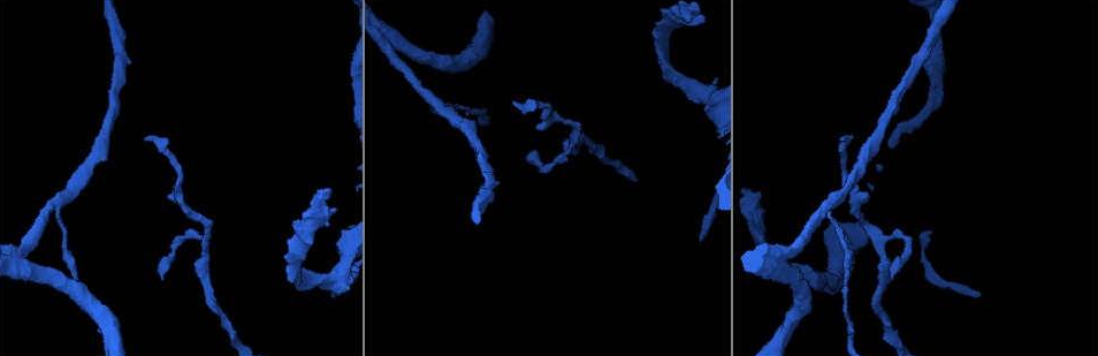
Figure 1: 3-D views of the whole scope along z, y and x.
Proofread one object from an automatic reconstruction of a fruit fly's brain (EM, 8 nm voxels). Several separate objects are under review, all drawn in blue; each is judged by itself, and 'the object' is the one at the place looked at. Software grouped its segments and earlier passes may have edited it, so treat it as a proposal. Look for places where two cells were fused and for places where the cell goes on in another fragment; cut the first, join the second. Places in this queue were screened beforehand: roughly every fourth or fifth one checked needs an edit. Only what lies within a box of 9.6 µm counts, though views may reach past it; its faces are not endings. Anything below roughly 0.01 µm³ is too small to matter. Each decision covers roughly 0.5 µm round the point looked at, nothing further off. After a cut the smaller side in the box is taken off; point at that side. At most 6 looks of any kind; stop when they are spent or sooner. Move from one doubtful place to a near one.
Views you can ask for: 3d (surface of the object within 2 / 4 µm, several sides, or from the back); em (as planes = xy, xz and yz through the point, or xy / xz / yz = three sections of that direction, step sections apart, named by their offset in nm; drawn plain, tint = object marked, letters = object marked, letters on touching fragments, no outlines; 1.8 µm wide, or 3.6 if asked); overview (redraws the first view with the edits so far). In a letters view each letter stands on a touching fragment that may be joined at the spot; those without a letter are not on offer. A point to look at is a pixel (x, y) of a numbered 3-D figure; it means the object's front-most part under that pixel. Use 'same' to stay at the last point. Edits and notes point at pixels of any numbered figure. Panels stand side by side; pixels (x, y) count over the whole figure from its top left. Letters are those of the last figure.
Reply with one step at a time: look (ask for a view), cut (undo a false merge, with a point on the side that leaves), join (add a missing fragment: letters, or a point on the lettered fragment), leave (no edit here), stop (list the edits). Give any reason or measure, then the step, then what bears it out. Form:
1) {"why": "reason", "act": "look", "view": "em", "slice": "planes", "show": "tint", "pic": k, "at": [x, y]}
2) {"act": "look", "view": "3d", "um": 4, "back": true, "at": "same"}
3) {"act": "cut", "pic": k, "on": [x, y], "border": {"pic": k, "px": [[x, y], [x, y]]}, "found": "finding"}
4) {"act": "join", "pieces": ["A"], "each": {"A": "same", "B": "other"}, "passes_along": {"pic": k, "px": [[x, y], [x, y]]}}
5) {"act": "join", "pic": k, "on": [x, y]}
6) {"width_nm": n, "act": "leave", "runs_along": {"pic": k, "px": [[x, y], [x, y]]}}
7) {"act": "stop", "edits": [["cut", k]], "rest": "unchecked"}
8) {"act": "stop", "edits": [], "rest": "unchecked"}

{"why": "free end", "act": "look", "view": "em", "slice": "planes", "show": "letters", "pic": 1, "at": [840, 138]}

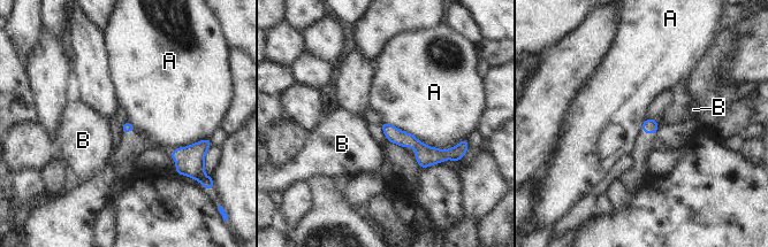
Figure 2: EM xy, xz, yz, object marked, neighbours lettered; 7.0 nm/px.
{"act": "leave", "each": {"A": "other", "B": "other"}, "runs_along": {"pic": 2, "px": [[385, 125], [426, 154], [448, 153]]}, "found": "no lettered fragment goes on from it"}

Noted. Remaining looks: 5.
{"why": "a fork", "act": "look", "view": "em", "slice": "planes", "show": "tint", "pic": 1, "at": [54, 205]}

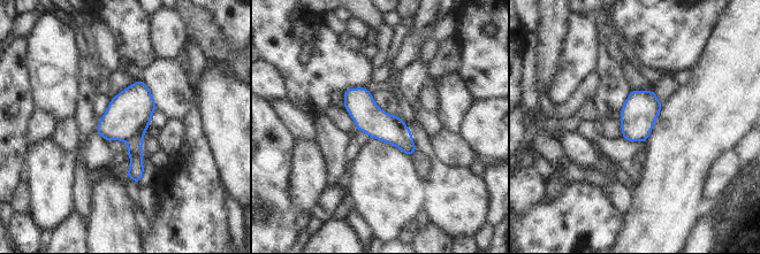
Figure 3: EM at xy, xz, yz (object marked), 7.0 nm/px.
{"why": "what lies round it", "act": "look", "view": "em", "slice": "planes", "show": "letters", "at": "same"}

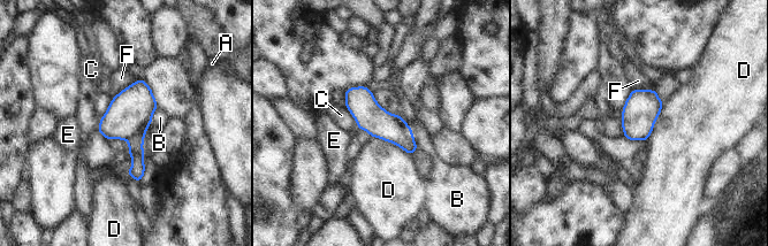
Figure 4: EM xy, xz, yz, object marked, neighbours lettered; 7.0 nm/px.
{"act": "cut", "pic": 4, "on": [135, 141], "each": {"A": "other", "B": "other", "C": "other", "D": "other", "E": "other", "F": "other"}, "found": "a second cell is stuck on"}

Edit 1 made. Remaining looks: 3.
{"act": "stop", "edits": [["cut", 4]], "rest": "unchecked"}

